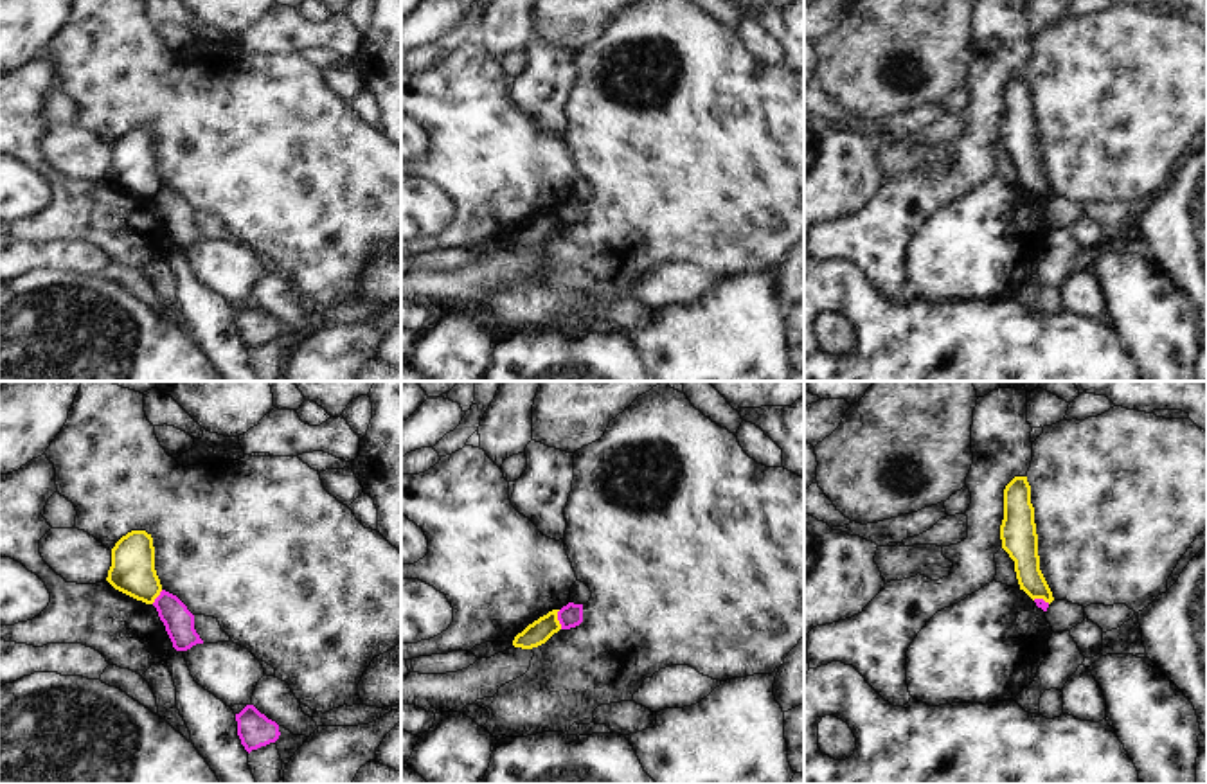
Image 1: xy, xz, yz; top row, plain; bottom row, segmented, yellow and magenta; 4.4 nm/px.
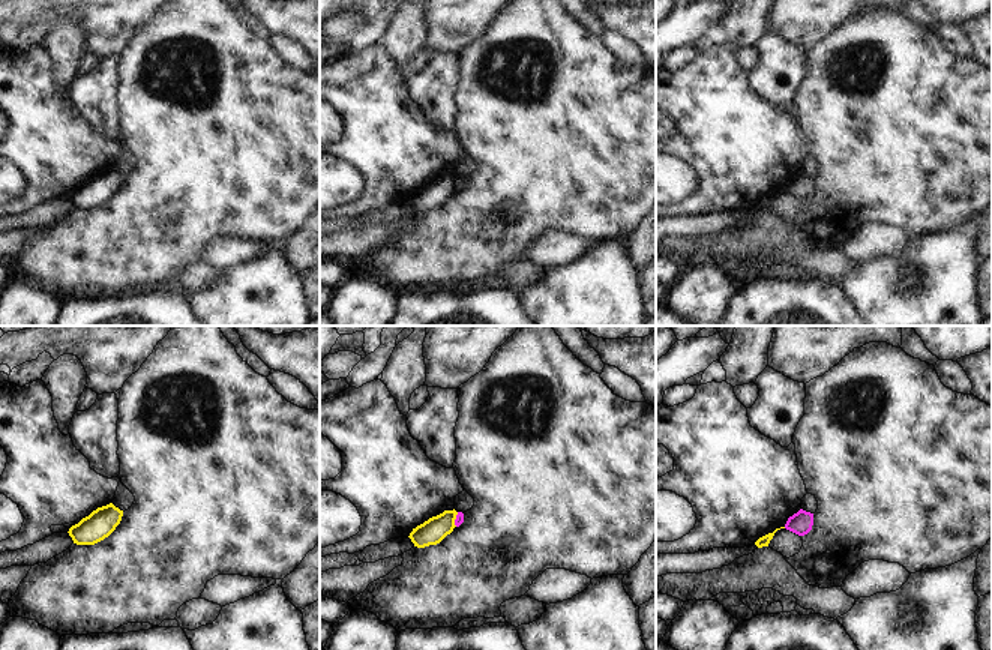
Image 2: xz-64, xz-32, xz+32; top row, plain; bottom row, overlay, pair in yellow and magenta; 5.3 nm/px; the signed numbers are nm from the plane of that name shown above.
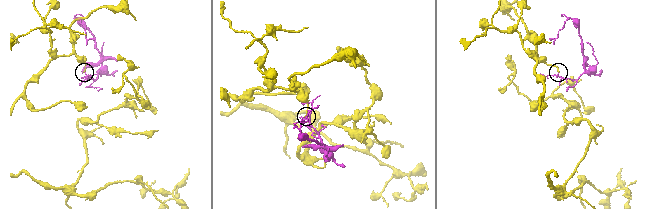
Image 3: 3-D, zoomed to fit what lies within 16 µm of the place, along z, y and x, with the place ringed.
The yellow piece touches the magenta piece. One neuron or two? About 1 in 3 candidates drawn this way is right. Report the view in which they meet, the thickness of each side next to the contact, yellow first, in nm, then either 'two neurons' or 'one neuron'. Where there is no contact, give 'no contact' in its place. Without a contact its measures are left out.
xz | 110/110 nm | two neurons

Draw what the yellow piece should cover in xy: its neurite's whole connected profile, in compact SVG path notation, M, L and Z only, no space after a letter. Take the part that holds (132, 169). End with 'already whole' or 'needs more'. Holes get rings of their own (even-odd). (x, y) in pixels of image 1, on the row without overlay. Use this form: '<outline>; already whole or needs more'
M131 128L112 146L112 164L106 178L119 189L153 201L162 189L155 167L153 135L146 128Z; already whole

